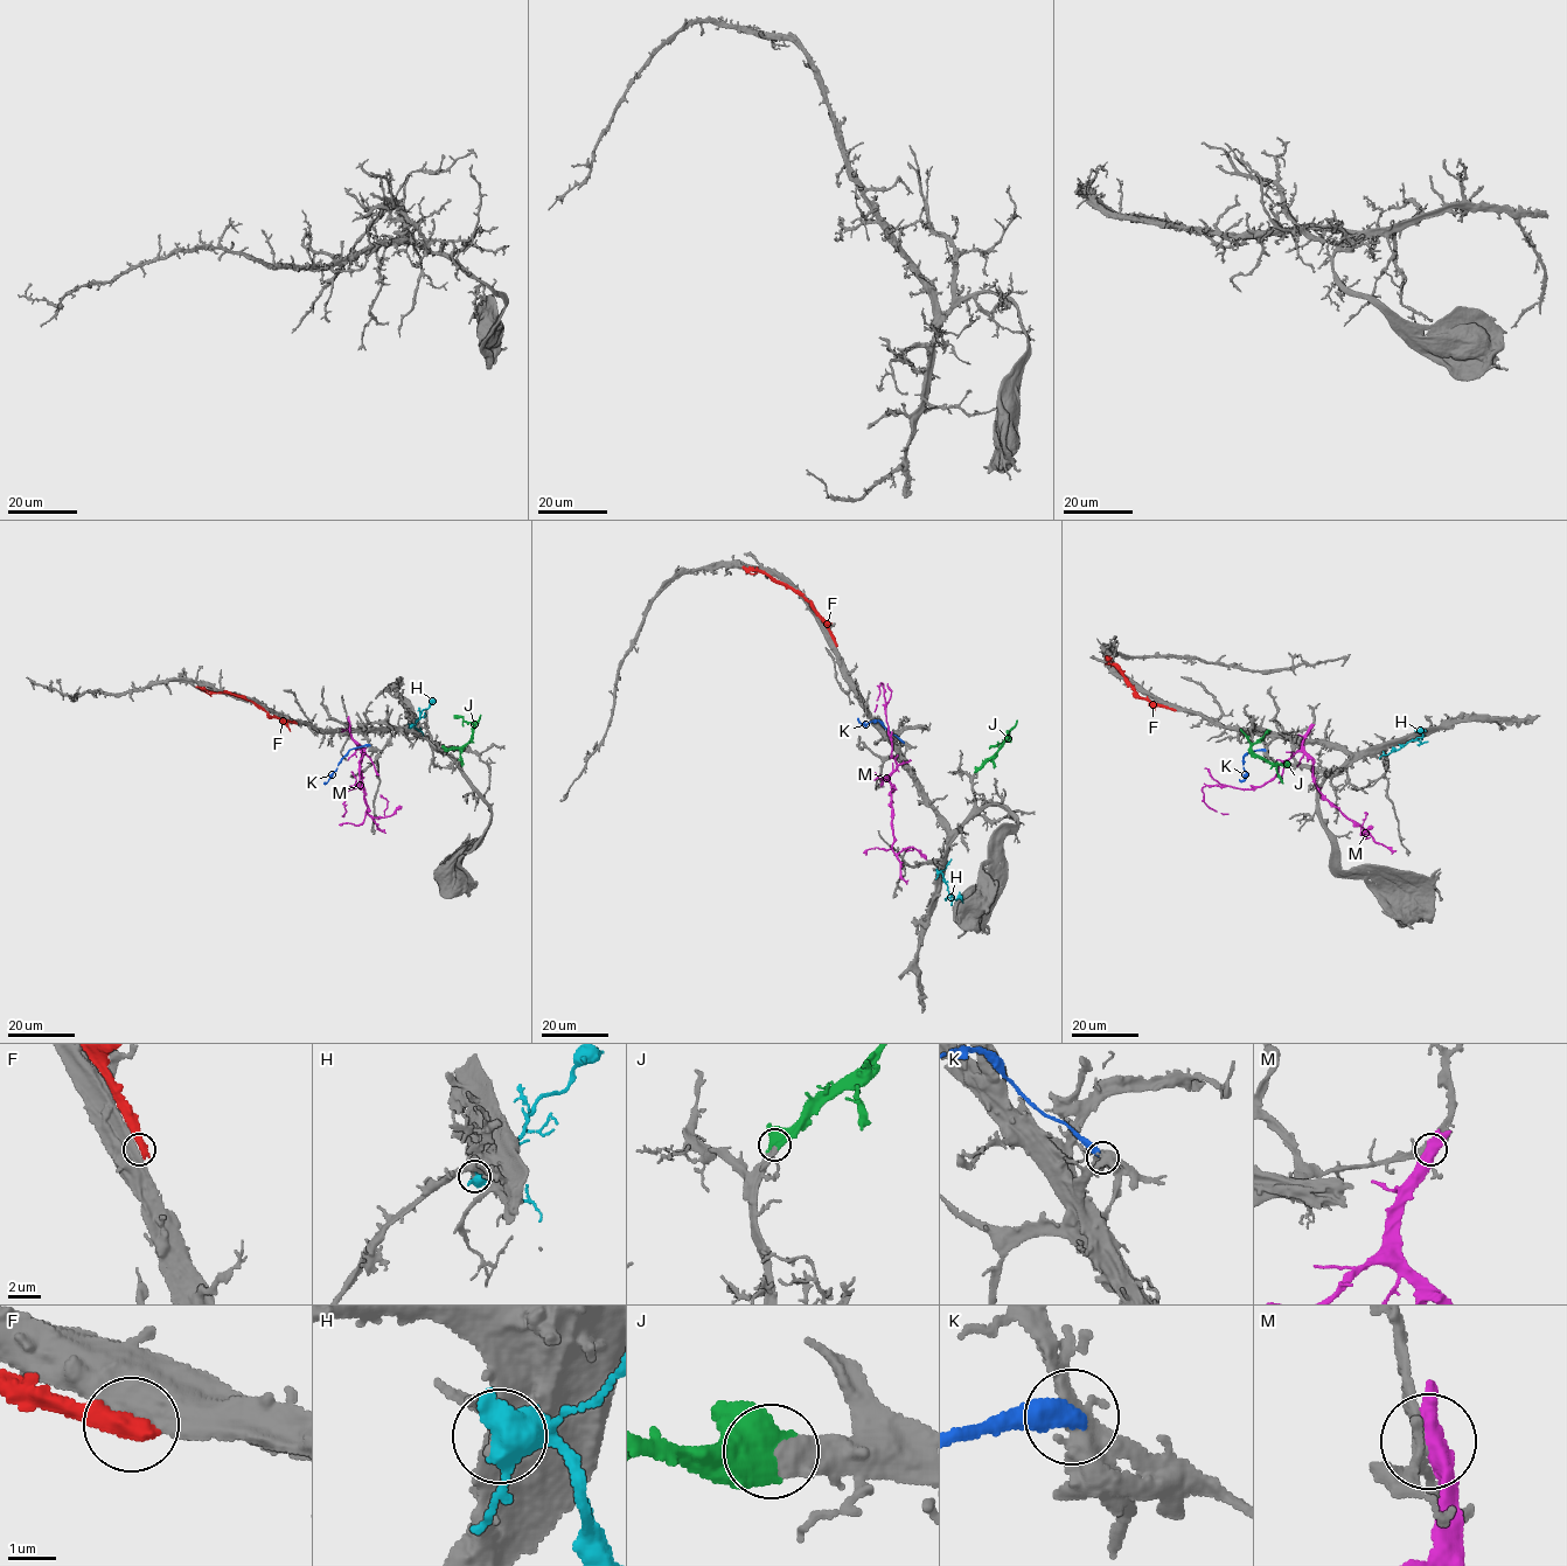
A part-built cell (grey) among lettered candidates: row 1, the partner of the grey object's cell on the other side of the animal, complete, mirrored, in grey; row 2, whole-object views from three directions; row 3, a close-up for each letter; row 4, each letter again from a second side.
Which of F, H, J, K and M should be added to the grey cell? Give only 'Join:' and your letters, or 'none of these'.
Join: J

